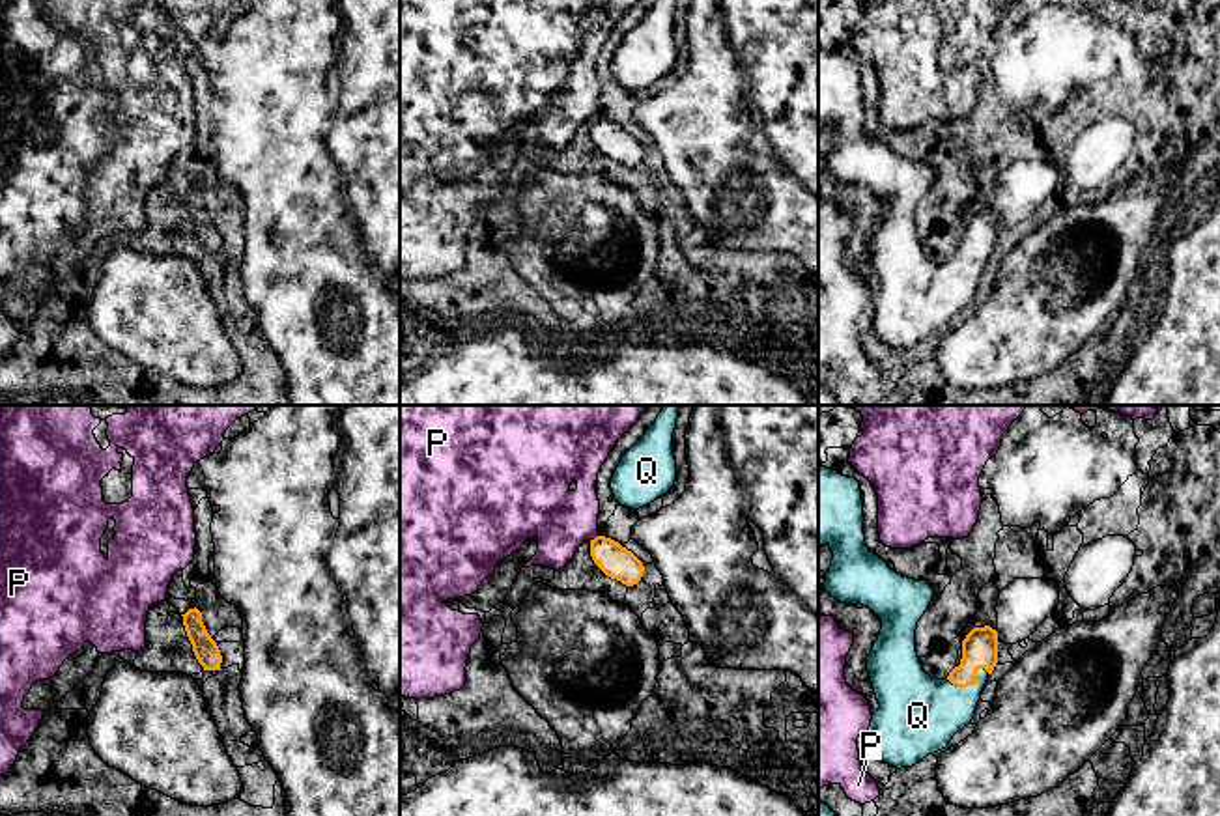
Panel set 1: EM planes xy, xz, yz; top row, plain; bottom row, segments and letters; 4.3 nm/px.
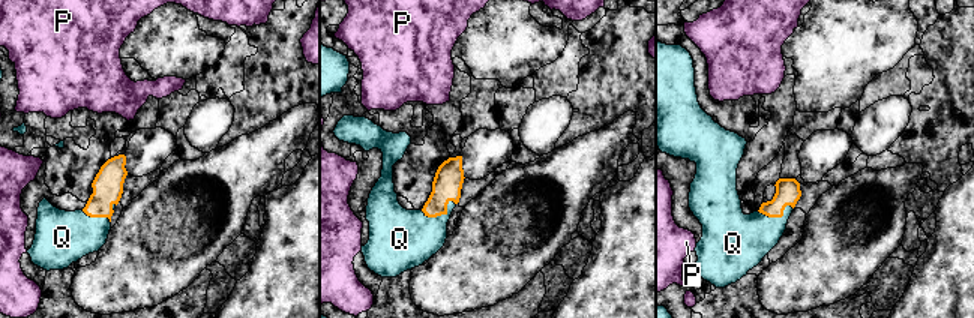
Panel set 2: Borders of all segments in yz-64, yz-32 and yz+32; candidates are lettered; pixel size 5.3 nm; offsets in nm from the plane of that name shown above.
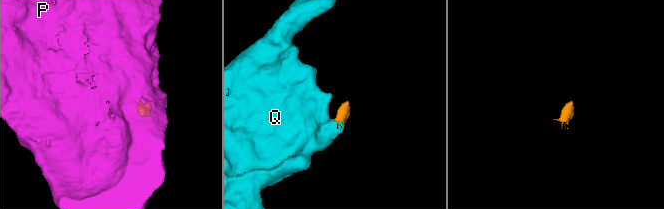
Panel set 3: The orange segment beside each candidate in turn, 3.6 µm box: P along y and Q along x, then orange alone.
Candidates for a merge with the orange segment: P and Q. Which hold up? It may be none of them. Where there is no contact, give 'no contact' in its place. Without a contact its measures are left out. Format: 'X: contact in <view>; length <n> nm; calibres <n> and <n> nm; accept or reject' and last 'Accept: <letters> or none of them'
P: contact in xz; length 50 nm; calibres 140 and 260 nm; reject
Q: contact in yz; length 190 nm; calibres 160 and 320 nm; accept
Accept: Q

